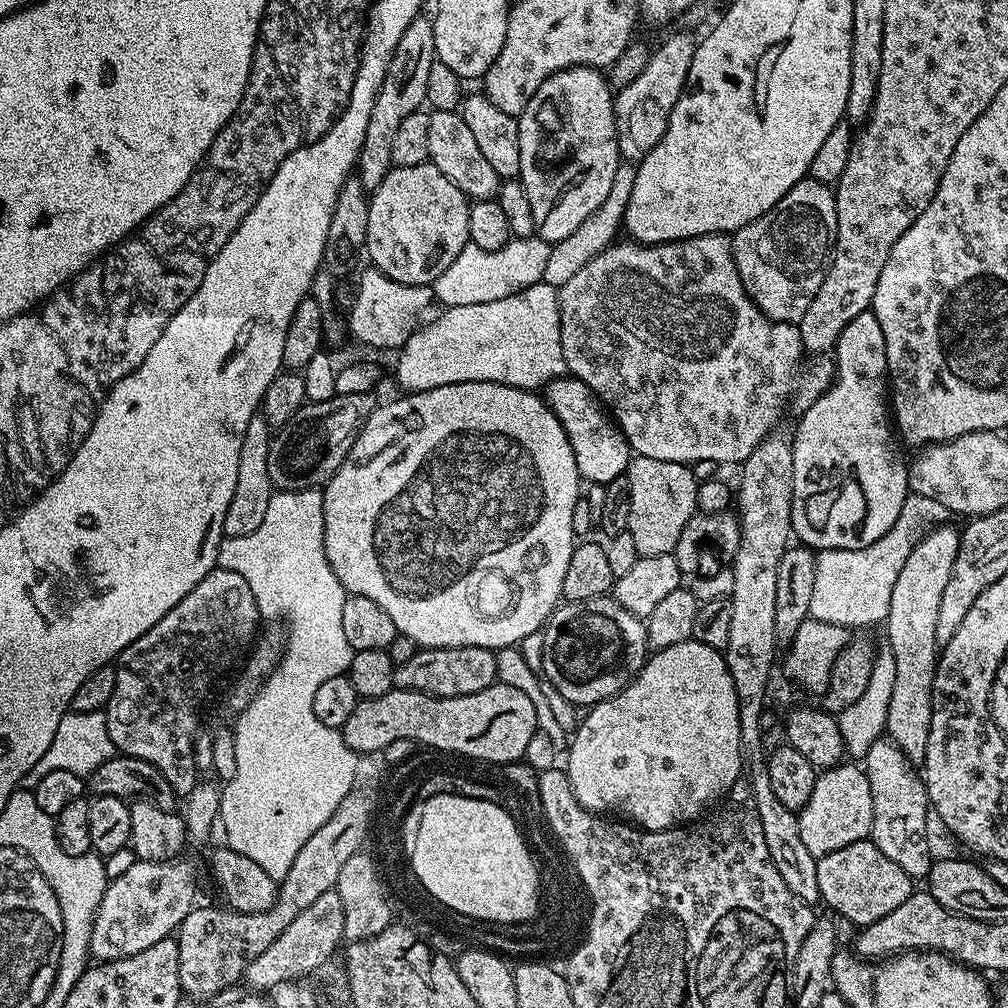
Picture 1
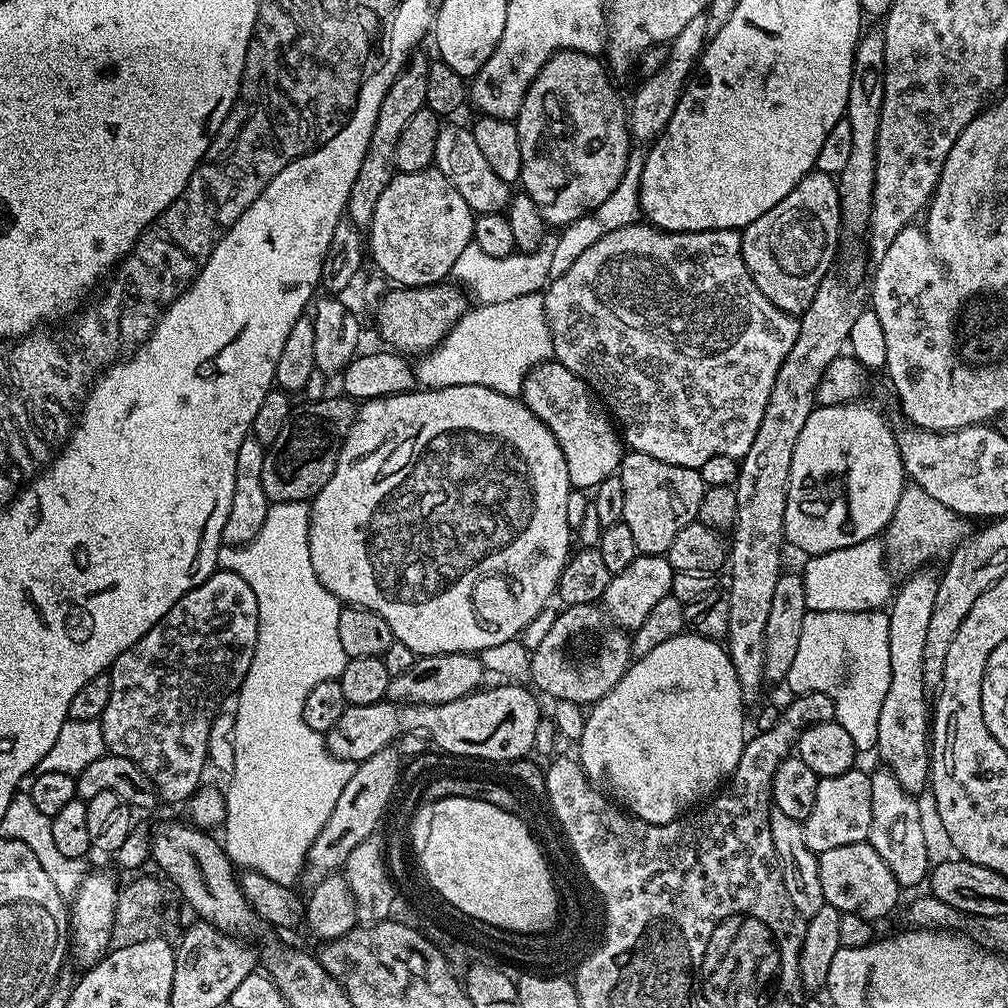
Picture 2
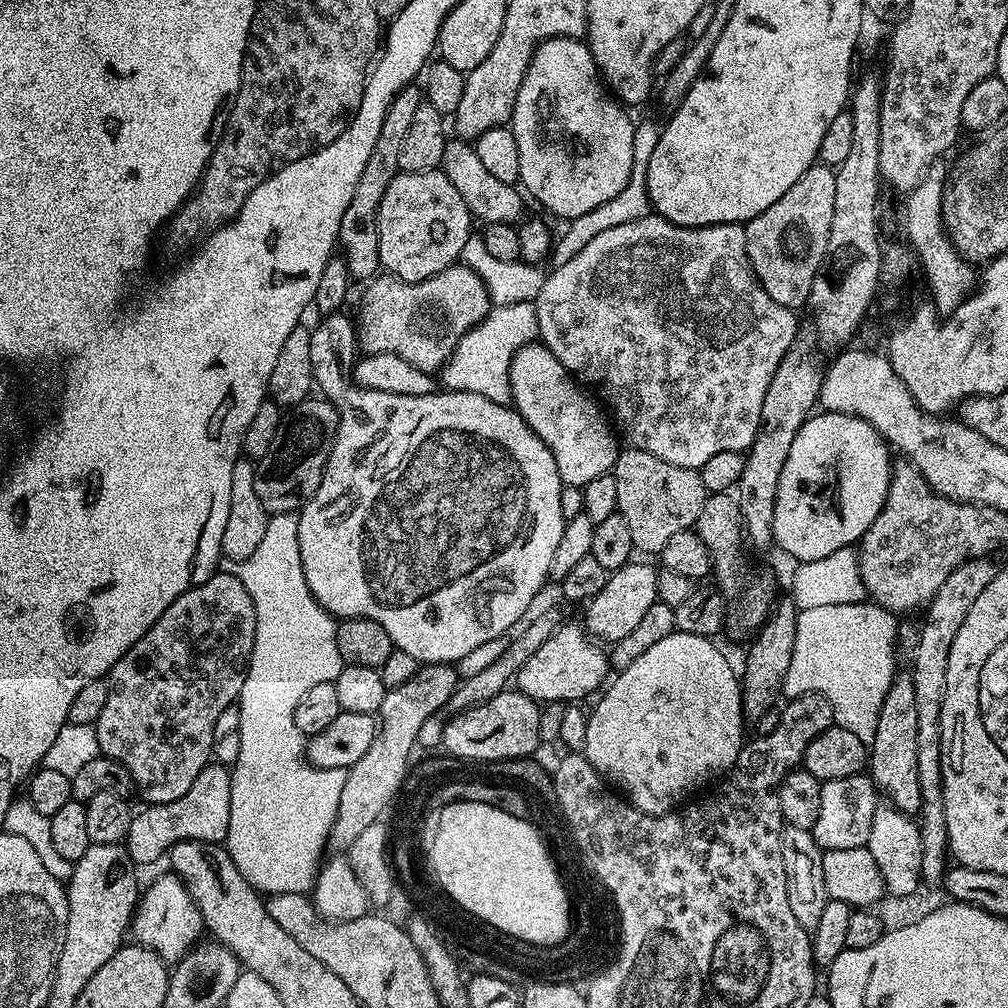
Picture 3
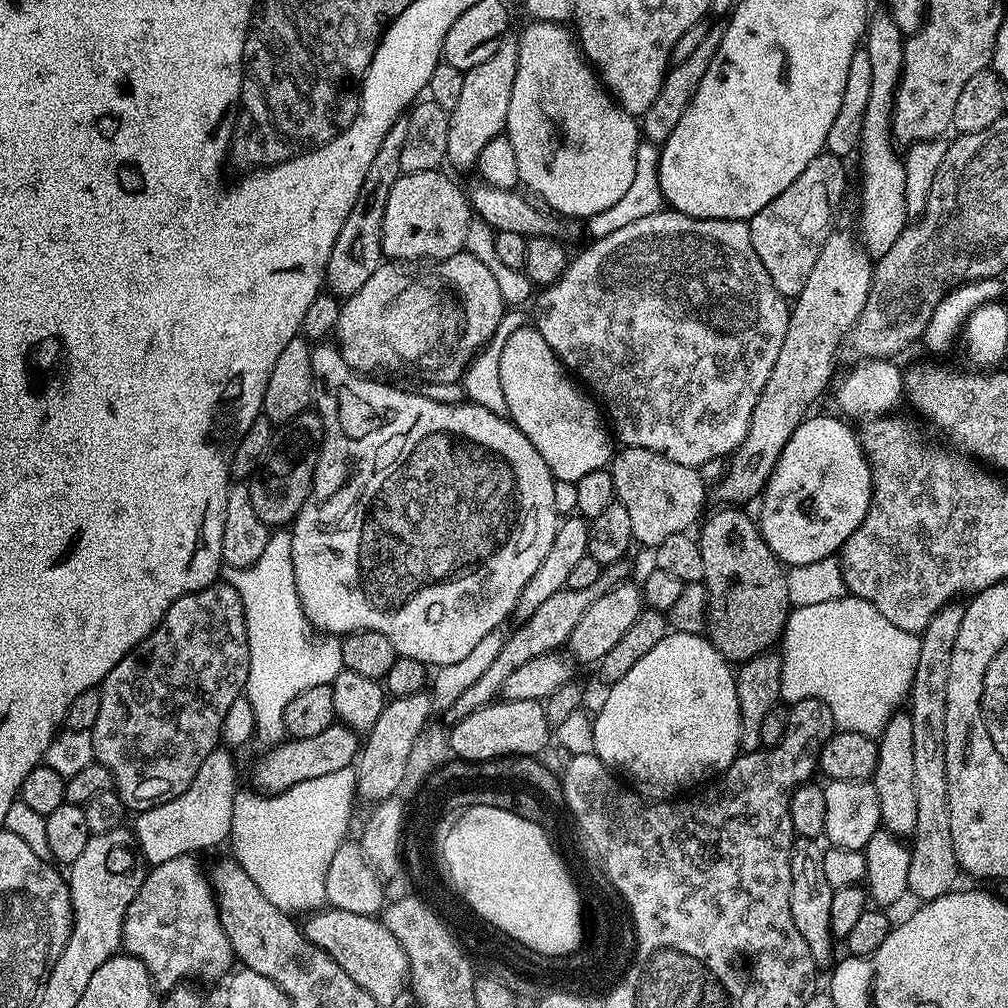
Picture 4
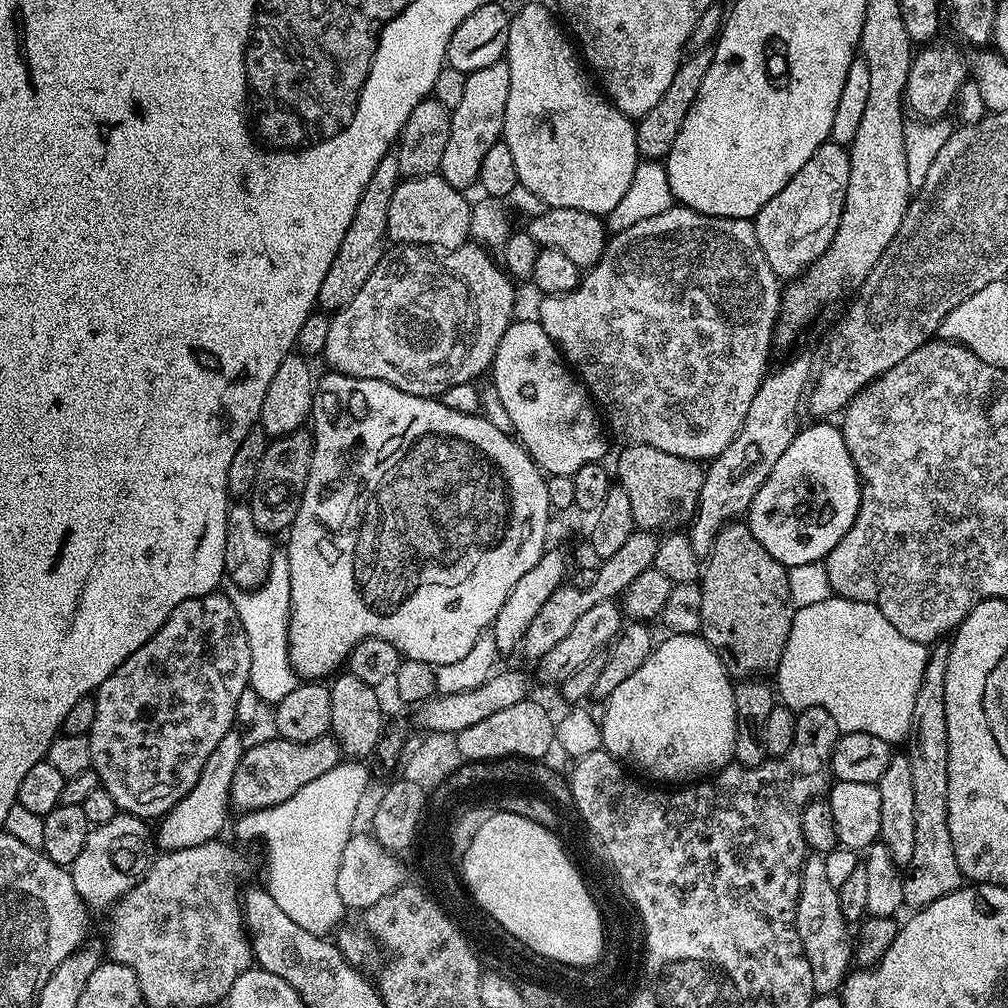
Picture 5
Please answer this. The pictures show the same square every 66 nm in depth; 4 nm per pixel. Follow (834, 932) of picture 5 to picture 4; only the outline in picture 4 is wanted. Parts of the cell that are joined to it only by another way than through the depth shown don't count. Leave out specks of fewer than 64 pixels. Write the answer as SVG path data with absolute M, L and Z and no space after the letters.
M793 839L790 854L790 914L794 914L794 926L798 926L798 934L806 938L806 946L810 946L810 954L820 966L831 958L834 944L830 926L830 904L834 889L830 882L826 882L826 874L822 870L823 857L824 848L819 839Z

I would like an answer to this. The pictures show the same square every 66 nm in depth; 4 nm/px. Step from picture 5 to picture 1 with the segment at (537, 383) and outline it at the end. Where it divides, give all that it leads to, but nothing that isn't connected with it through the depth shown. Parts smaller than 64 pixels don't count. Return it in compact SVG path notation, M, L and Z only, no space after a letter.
M571 374L559 376L544 385L542 395L558 422L562 422L562 430L566 430L574 450L574 462L588 484L605 485L627 473L630 459L628 440L586 382L577 380Z

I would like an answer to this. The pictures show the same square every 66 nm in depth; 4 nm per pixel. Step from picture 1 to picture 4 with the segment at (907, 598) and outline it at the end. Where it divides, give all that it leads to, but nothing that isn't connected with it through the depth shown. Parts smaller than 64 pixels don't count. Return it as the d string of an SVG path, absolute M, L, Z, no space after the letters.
M897 710L886 722L884 731L878 737L878 766L872 775L871 784L876 787L878 806L880 807L880 822L883 829L893 832L901 838L911 837L914 826L918 826L918 797L914 794L914 729L910 727L907 711Z

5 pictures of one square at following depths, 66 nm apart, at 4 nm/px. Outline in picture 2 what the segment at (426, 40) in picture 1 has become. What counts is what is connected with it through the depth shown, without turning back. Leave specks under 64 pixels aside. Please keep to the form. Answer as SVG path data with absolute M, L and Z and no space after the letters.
M420 50L413 51L410 62L404 65L404 71L396 75L390 90L386 90L386 98L382 98L382 106L378 110L378 122L374 126L374 134L370 134L370 146L366 146L366 158L362 158L362 170L358 170L358 178L354 178L354 187L350 189L348 199L347 219L361 230L366 230L372 225L374 206L378 206L378 198L382 198L382 190L386 190L393 176L397 175L394 149L398 147L398 138L402 135L406 122L410 122L410 118L414 118L414 114L418 114L418 110L426 106L426 74L429 63L429 57L424 57Z

